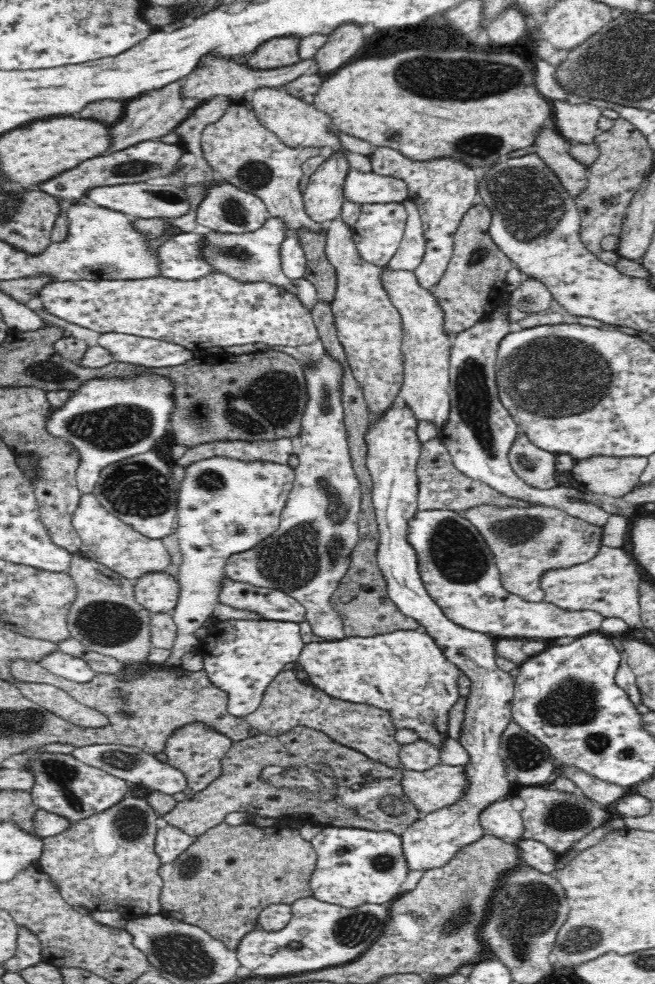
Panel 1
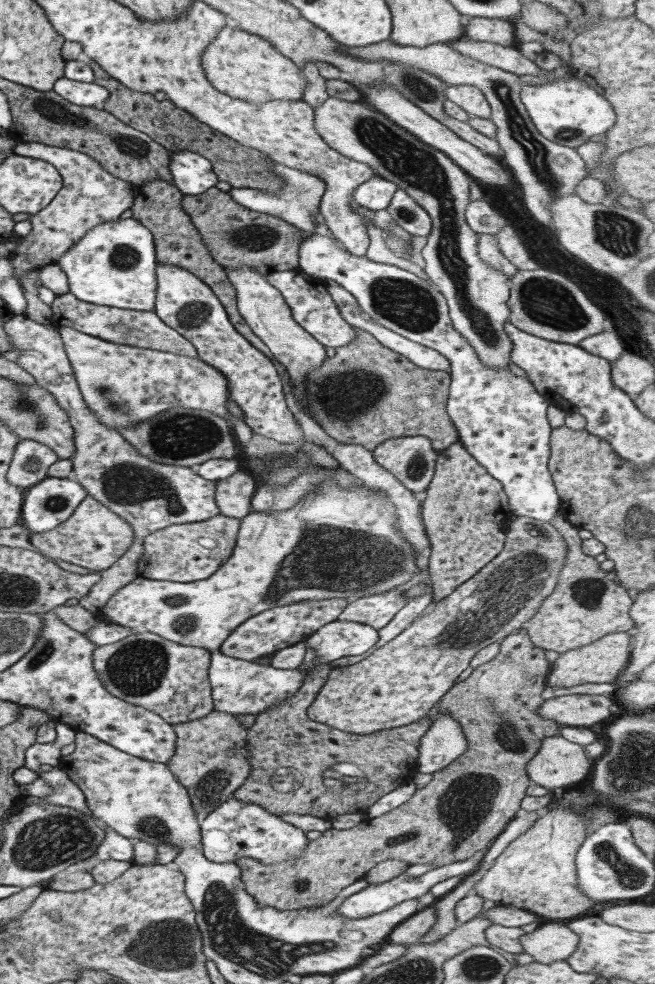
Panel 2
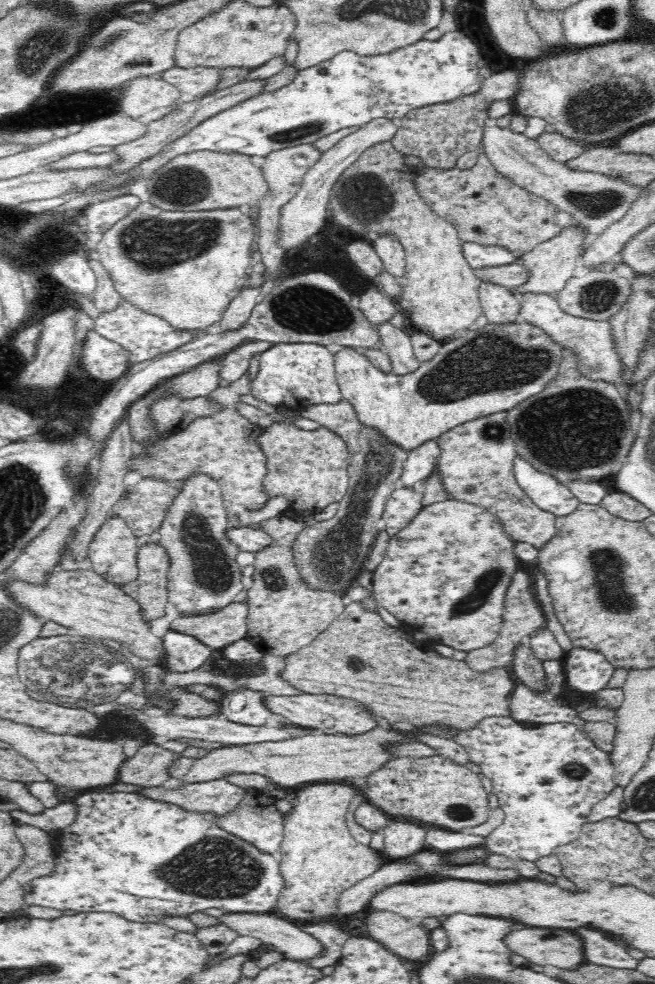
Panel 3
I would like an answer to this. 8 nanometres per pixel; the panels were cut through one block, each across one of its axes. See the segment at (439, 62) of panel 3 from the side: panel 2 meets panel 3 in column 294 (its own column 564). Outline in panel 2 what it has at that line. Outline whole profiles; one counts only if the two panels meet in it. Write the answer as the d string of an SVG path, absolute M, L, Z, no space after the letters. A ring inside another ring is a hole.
M575 76L561 78L561 82L543 82L535 86L525 84L520 92L520 102L541 137L568 148L576 149L592 136L603 134L615 121L609 102Z

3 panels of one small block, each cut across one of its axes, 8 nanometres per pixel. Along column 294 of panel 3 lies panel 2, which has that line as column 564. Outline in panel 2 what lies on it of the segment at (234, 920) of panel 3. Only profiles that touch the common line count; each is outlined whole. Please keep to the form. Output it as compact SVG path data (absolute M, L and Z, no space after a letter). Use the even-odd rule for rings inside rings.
M545 921L532 932L523 933L519 937L522 952L528 954L533 961L549 964L557 960L564 961L574 950L578 943L578 936L567 928L566 922Z

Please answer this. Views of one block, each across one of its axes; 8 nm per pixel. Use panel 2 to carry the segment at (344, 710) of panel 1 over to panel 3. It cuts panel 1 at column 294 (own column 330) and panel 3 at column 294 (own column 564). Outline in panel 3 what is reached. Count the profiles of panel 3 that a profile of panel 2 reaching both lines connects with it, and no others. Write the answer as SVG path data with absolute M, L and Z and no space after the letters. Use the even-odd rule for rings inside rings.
M346 400L336 404L312 405L300 414L319 422L322 427L344 439L348 449L349 486L334 518L305 526L296 537L293 544L294 561L310 587L344 594L363 570L372 544L380 532L376 526L378 520L383 518L387 500L394 490L402 486L412 489L416 482L425 481L436 472L440 447L436 440L429 440L421 447L404 451L380 435L380 431L362 425L354 407Z

